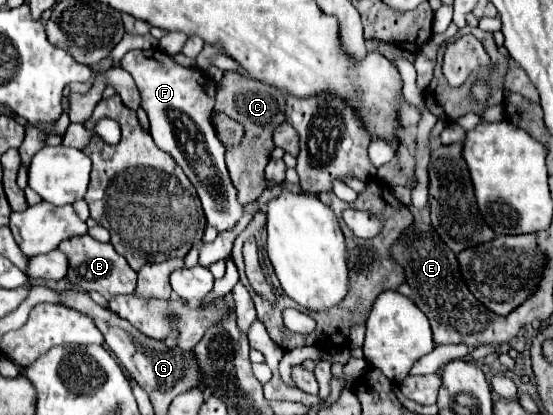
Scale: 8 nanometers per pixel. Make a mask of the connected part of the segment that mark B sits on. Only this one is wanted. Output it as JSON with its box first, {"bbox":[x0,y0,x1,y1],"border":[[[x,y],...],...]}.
{"bbox":[60,234,136,298],"border":[[[84,234],[62,242],[60,250],[68,256],[68,280],[72,286],[78,286],[82,290],[98,290],[104,298],[112,298],[116,294],[130,294],[136,288],[136,272],[128,266],[126,258],[122,258],[112,248],[112,244],[98,242],[90,234]]]}

